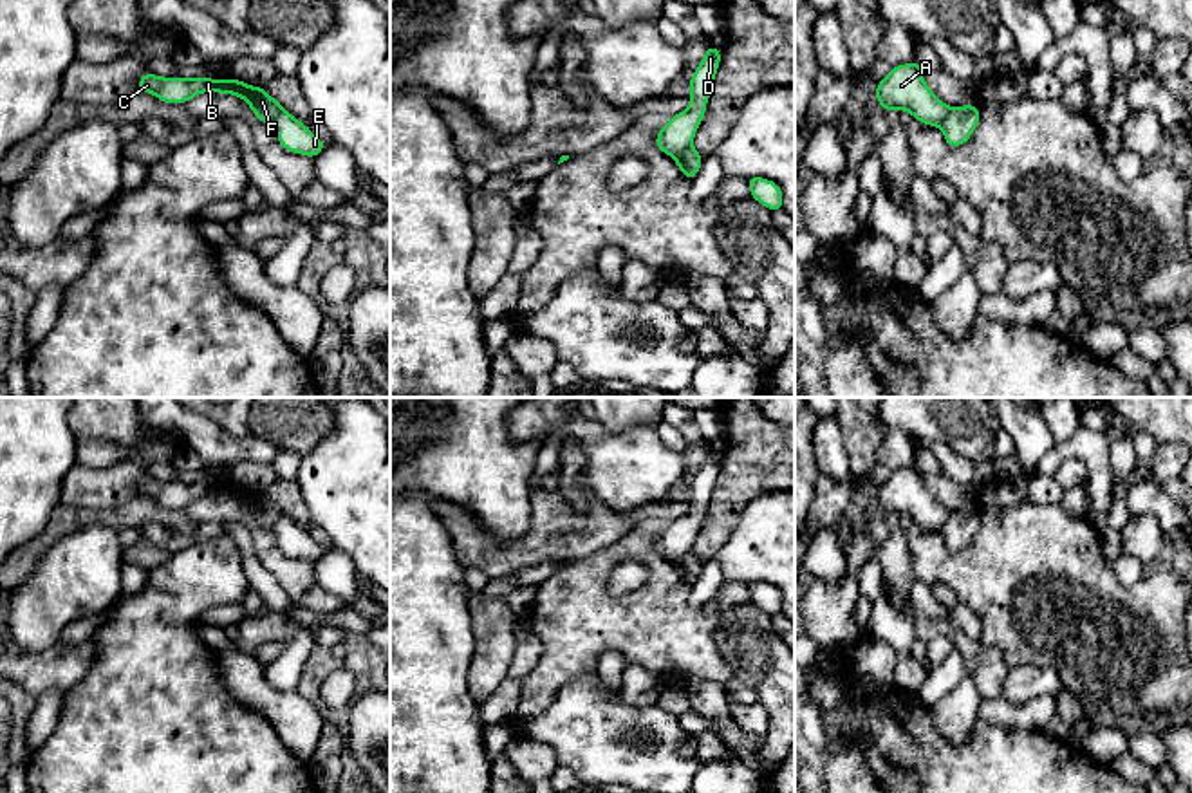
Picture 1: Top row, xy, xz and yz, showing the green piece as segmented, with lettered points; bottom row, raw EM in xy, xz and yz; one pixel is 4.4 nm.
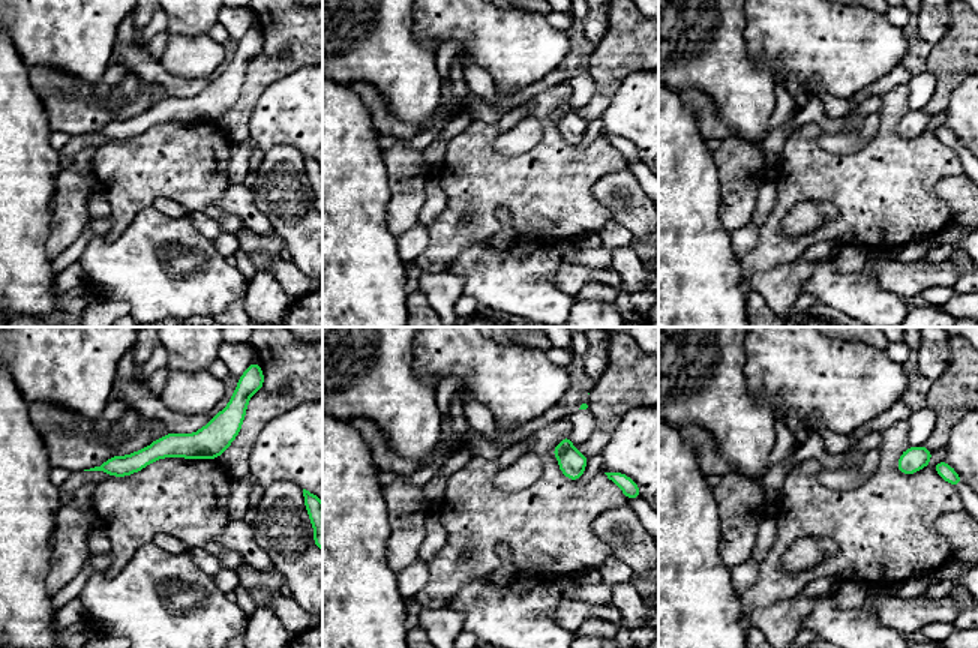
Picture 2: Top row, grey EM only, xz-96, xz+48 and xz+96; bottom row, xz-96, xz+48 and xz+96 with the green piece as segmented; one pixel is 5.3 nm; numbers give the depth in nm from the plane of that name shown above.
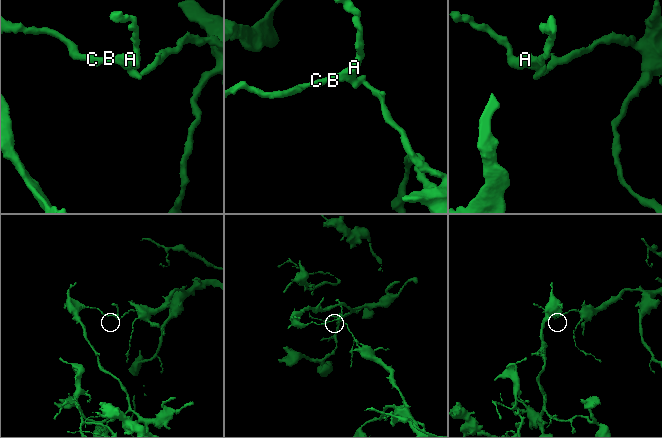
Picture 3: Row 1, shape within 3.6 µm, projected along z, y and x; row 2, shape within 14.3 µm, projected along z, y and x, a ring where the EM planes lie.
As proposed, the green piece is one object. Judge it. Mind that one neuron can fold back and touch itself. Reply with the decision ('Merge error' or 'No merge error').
Merge error

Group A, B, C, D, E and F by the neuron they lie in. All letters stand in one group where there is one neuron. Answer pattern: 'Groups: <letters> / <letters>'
Groups: A B C D F / E

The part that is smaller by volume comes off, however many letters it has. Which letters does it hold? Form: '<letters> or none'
E

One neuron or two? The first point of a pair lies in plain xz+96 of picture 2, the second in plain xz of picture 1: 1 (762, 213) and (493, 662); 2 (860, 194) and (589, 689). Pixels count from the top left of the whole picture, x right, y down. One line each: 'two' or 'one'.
1: two
2: two

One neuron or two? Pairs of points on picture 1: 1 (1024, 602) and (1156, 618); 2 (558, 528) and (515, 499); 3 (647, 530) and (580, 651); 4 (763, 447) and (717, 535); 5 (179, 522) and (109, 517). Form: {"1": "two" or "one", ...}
{"1": "one", "2": "two", "3": "one", "4": "one", "5": "one"}

